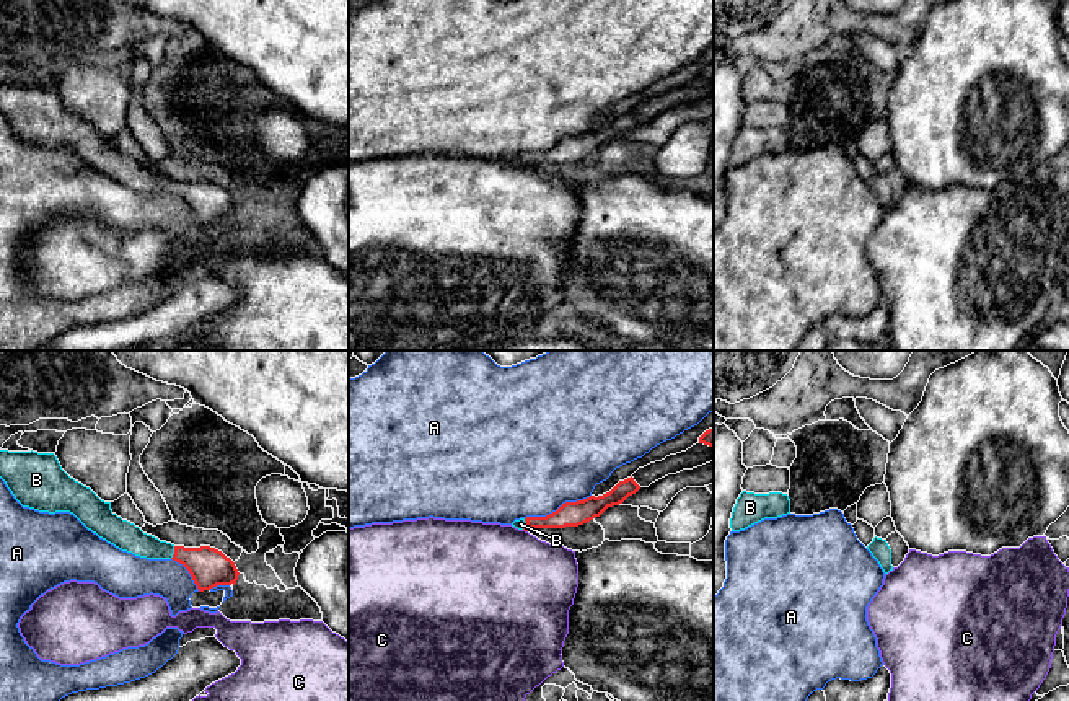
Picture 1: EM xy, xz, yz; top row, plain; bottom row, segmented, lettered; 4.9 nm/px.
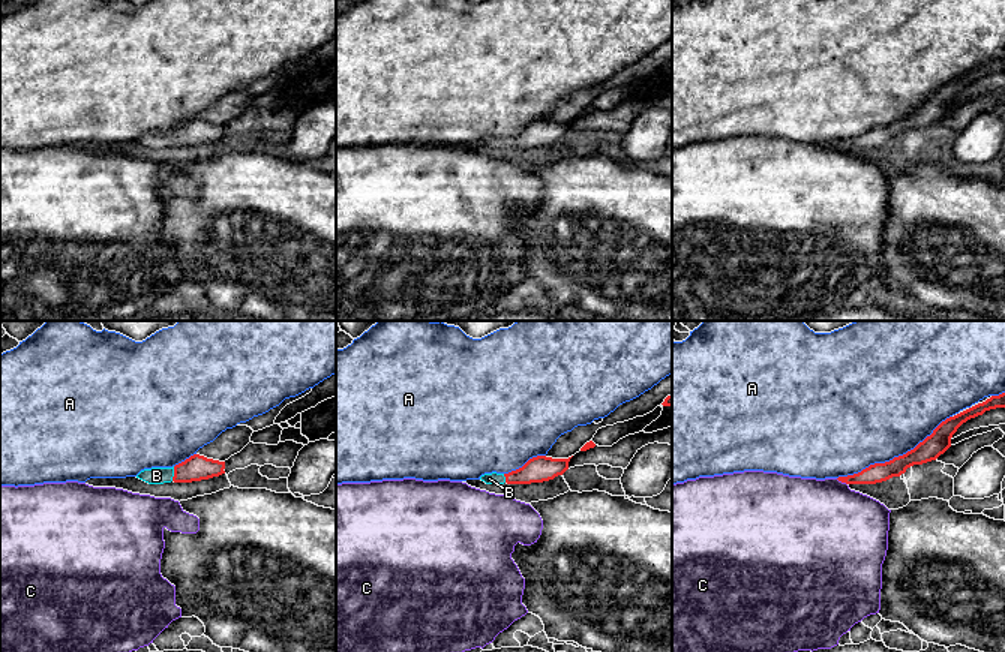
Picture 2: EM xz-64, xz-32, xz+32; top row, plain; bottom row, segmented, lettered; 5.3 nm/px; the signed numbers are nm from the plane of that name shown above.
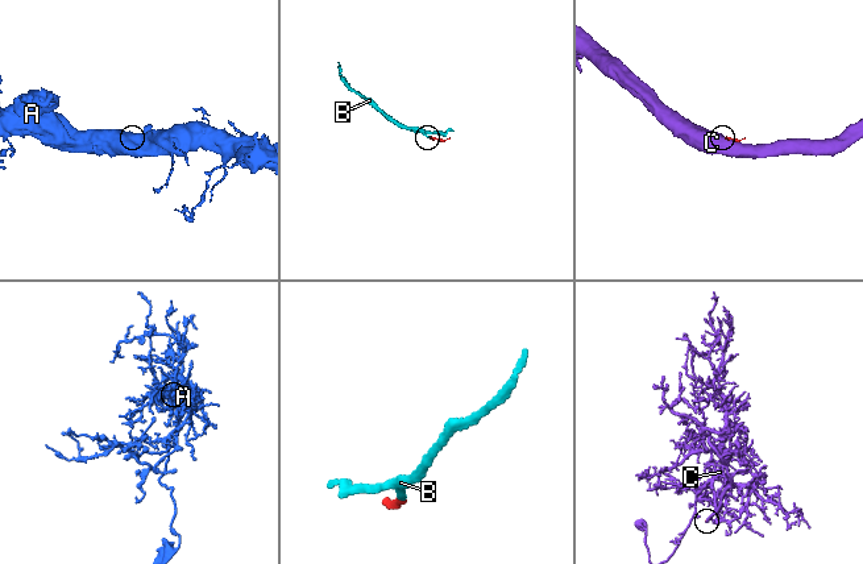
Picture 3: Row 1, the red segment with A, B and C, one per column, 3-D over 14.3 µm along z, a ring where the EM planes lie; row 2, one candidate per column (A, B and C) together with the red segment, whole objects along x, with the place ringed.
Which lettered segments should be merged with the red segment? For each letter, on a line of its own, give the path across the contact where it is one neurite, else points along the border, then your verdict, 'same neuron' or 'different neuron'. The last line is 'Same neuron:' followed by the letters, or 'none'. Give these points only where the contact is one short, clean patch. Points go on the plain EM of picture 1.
A: different neuron
B: way xy (207, 201), (175, 188), (140, 180), (127, 171); same neuron
C: border xz (523, 163), (527, 167); different neuron
Same neuron: B

